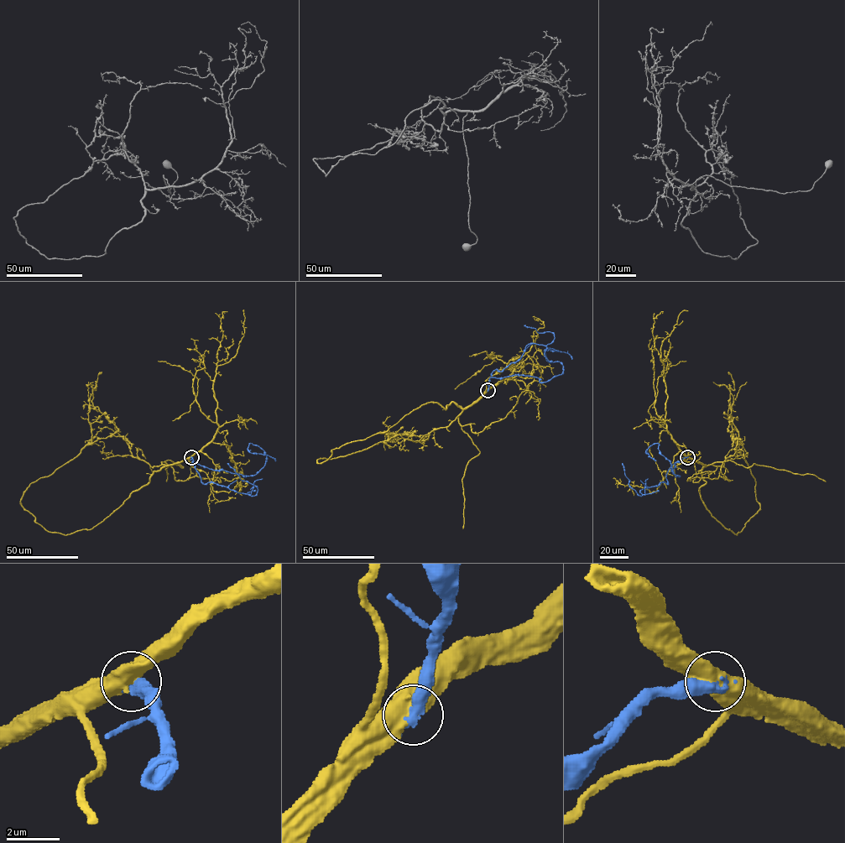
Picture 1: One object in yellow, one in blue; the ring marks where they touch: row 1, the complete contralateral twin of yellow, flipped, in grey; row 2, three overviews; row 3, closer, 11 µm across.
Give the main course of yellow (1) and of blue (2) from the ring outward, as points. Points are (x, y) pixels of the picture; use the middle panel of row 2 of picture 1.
1: (487, 390), (425, 440), (414, 442), (412, 432), (344, 456), (322, 458)
2: (487, 390), (491, 377), (524, 375), (545, 382), (560, 375), (563, 366), (546, 360), (547, 348), (572, 359)

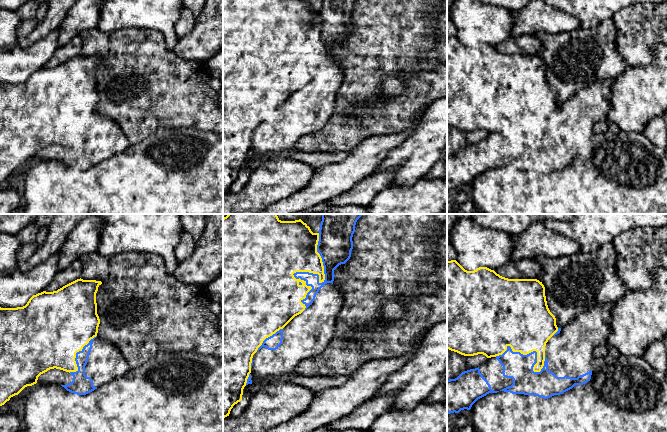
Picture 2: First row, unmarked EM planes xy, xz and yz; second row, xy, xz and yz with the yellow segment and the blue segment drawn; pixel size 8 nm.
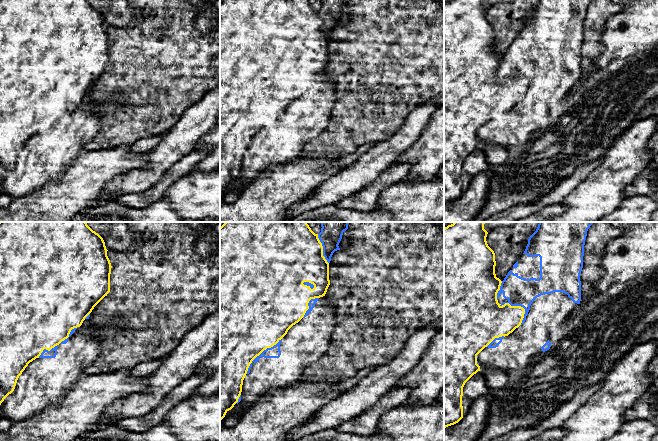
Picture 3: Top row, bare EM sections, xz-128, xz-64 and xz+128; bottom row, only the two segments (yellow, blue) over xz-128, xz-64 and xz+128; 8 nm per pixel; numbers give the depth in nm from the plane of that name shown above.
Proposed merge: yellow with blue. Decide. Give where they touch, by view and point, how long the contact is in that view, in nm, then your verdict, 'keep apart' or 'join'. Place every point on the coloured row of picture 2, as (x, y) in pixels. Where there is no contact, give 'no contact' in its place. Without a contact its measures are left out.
contact xz (312, 272); length 650 nm; keep apart

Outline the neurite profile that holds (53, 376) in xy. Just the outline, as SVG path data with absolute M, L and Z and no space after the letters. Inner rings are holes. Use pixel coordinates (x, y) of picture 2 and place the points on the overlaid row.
M98 336L76 353L75 361L76 372L50 369L38 377L37 383L57 384L71 393L86 395L131 369L117 347Z

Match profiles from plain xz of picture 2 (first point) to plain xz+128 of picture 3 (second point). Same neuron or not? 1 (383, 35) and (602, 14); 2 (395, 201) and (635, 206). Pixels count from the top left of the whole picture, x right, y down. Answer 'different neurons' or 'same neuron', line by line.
1: same neuron
2: same neuron

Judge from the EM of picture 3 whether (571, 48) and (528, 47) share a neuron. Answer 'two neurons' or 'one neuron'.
one neuron

